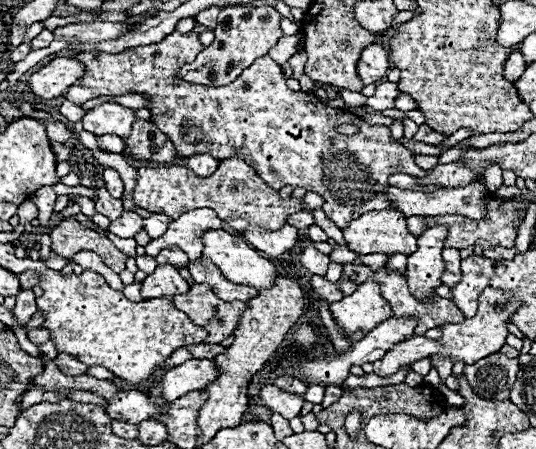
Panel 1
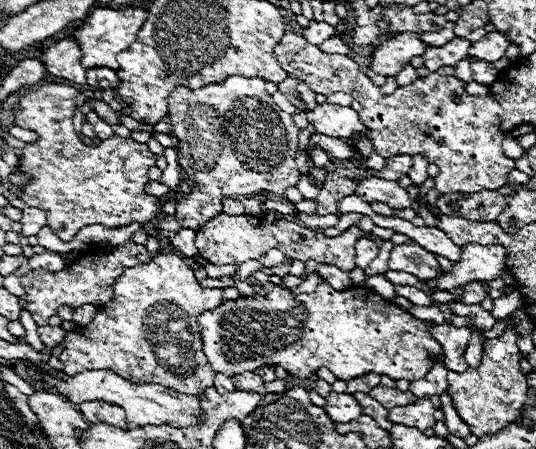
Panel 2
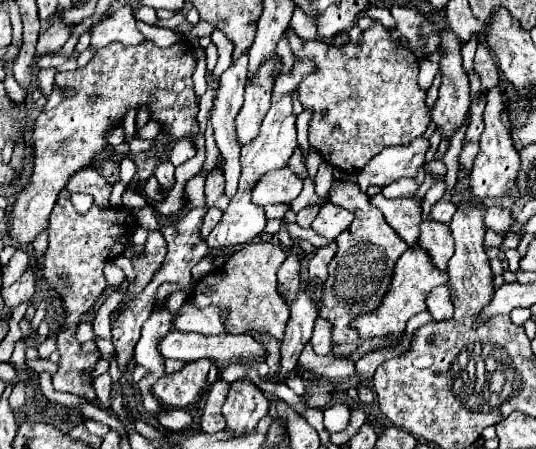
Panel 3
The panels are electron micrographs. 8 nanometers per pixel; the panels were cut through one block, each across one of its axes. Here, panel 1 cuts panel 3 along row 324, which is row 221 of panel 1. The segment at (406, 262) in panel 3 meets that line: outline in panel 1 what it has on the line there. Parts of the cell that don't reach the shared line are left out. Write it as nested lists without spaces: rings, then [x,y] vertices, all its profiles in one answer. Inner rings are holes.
[[[376,210],[352,220],[344,230],[346,248],[364,254],[416,252],[416,238],[406,228],[406,218],[396,210]]]

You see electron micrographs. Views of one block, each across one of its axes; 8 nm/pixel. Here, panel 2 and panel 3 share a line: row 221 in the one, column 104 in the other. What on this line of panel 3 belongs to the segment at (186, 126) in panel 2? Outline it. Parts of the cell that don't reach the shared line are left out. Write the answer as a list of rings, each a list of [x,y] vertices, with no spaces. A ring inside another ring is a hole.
[[[86,166],[80,172],[76,172],[76,176],[72,176],[72,180],[66,184],[66,190],[92,194],[94,196],[94,204],[100,206],[100,208],[108,208],[110,206],[112,184],[104,176],[100,176],[92,166]]]

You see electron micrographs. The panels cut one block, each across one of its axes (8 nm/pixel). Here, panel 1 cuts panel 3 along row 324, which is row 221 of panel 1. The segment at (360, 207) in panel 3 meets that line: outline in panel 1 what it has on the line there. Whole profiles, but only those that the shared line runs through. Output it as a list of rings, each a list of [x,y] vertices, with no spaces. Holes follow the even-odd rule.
[[[172,32],[158,44],[136,46],[136,48],[130,48],[116,56],[106,54],[106,52],[76,54],[76,58],[82,64],[86,64],[86,74],[72,88],[68,88],[66,98],[72,104],[82,106],[86,100],[92,100],[98,96],[142,94],[144,98],[148,98],[146,108],[152,114],[152,122],[172,140],[178,158],[196,156],[200,152],[208,152],[208,154],[216,156],[218,160],[238,156],[238,158],[246,160],[260,174],[260,178],[274,190],[280,190],[282,186],[292,184],[294,188],[304,186],[308,192],[318,192],[324,198],[322,210],[326,212],[328,220],[332,220],[338,228],[346,228],[348,222],[360,218],[364,212],[384,210],[390,206],[386,202],[386,198],[380,194],[380,192],[384,192],[384,188],[388,188],[390,174],[404,172],[414,178],[424,176],[424,170],[414,164],[414,152],[410,152],[402,144],[394,144],[390,140],[390,130],[386,126],[368,126],[358,116],[354,116],[346,110],[330,108],[328,104],[320,102],[312,92],[290,90],[286,86],[286,76],[284,76],[282,68],[270,56],[262,56],[262,58],[254,60],[254,64],[250,68],[246,68],[234,82],[230,82],[226,86],[208,88],[208,86],[200,86],[200,84],[184,84],[184,80],[180,80],[176,76],[176,72],[180,66],[190,64],[198,56],[198,52],[202,52],[198,34]],[[342,124],[354,124],[354,126],[358,126],[358,132],[346,136],[336,130]],[[192,126],[198,126],[204,132],[202,142],[196,146],[190,146],[184,142],[184,136]]]

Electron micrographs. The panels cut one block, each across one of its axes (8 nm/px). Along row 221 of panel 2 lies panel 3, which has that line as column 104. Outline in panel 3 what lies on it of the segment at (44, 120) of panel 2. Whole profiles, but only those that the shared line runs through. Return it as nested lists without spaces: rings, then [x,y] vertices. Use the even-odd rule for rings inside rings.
[[[182,38],[176,44],[172,44],[170,48],[158,48],[150,40],[144,40],[138,46],[124,46],[124,44],[112,42],[104,48],[100,48],[84,68],[78,68],[74,72],[58,72],[54,78],[54,84],[64,92],[64,98],[54,110],[42,112],[34,120],[34,126],[30,130],[32,132],[32,148],[34,148],[34,172],[30,178],[30,186],[18,194],[12,214],[8,216],[10,234],[12,234],[14,242],[28,246],[28,244],[32,244],[36,234],[40,234],[46,228],[48,214],[52,212],[60,190],[64,190],[68,180],[80,168],[90,166],[92,160],[108,146],[108,140],[106,140],[108,130],[118,126],[130,108],[140,110],[142,106],[146,106],[150,110],[150,120],[160,124],[162,134],[172,136],[174,140],[190,136],[192,144],[194,144],[196,136],[200,132],[200,126],[196,120],[198,98],[196,98],[194,84],[192,84],[194,68],[196,68],[194,52],[190,48],[190,42]]]

